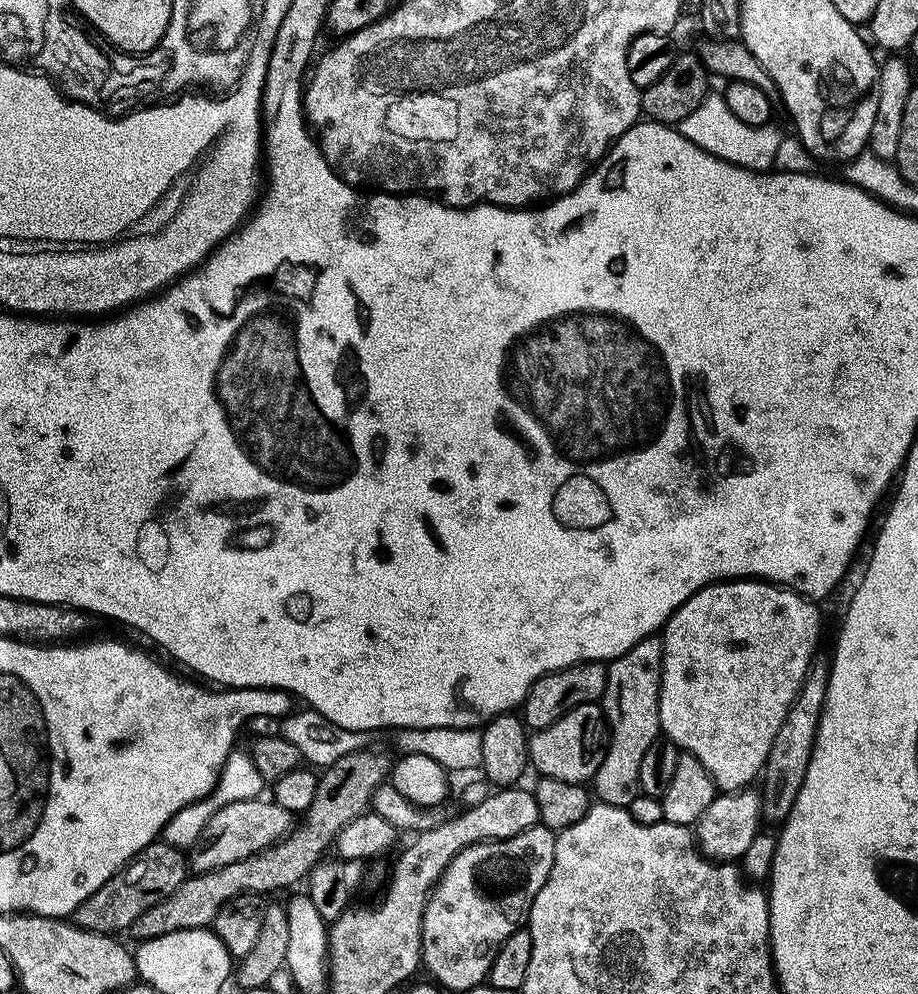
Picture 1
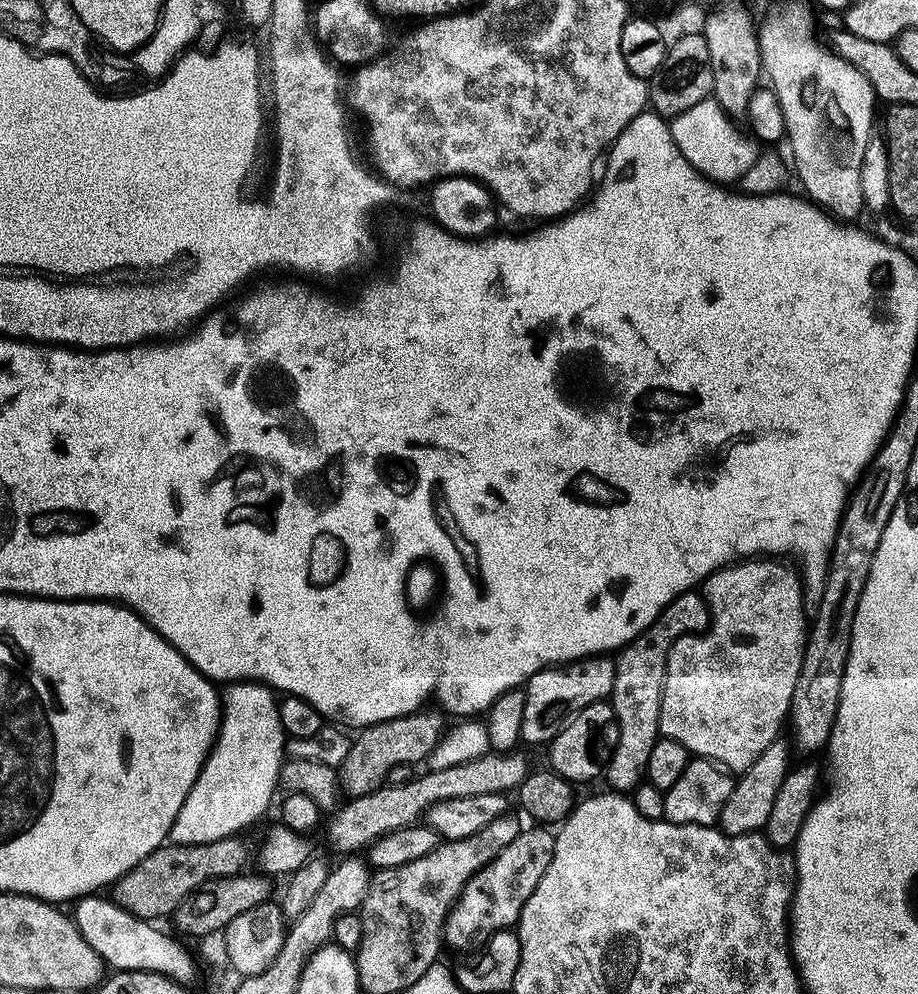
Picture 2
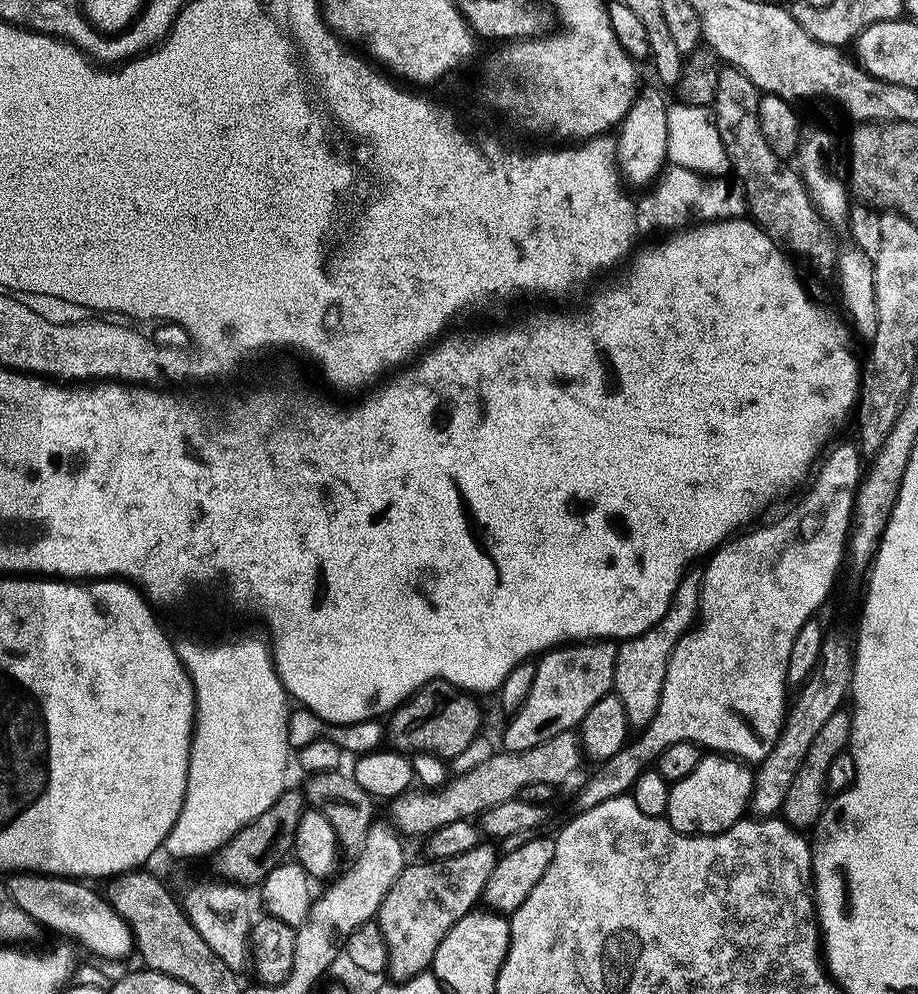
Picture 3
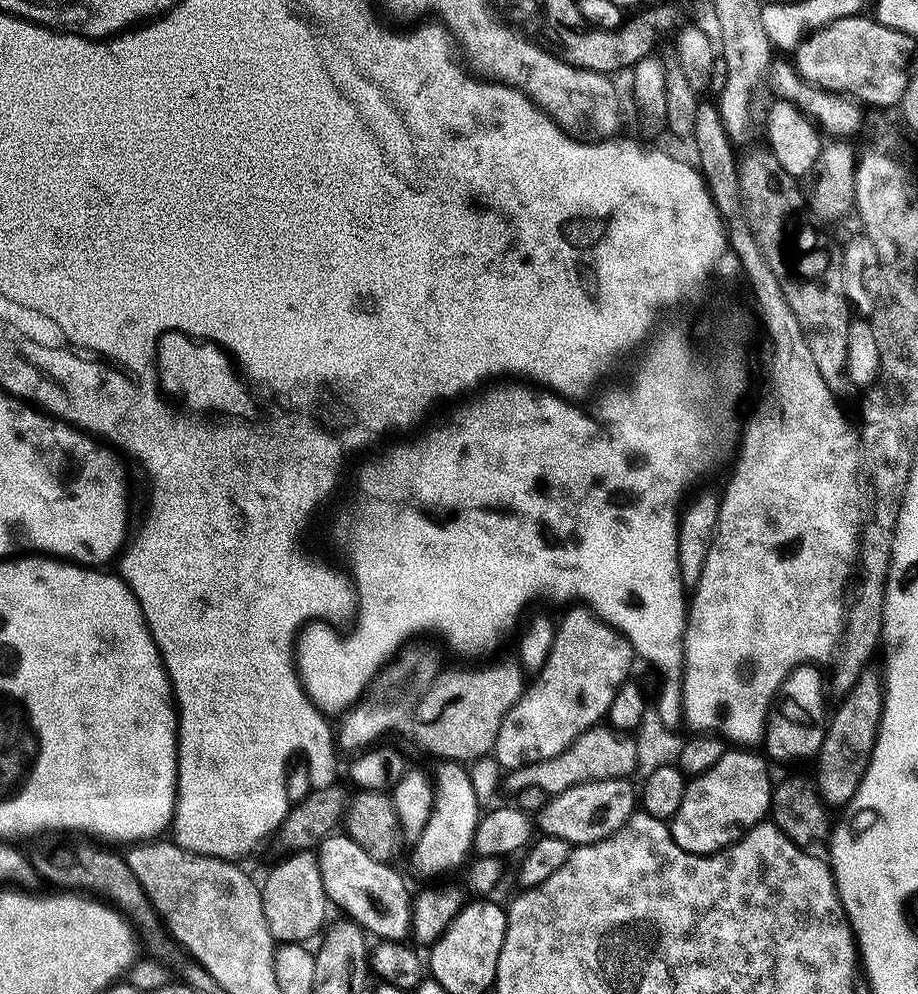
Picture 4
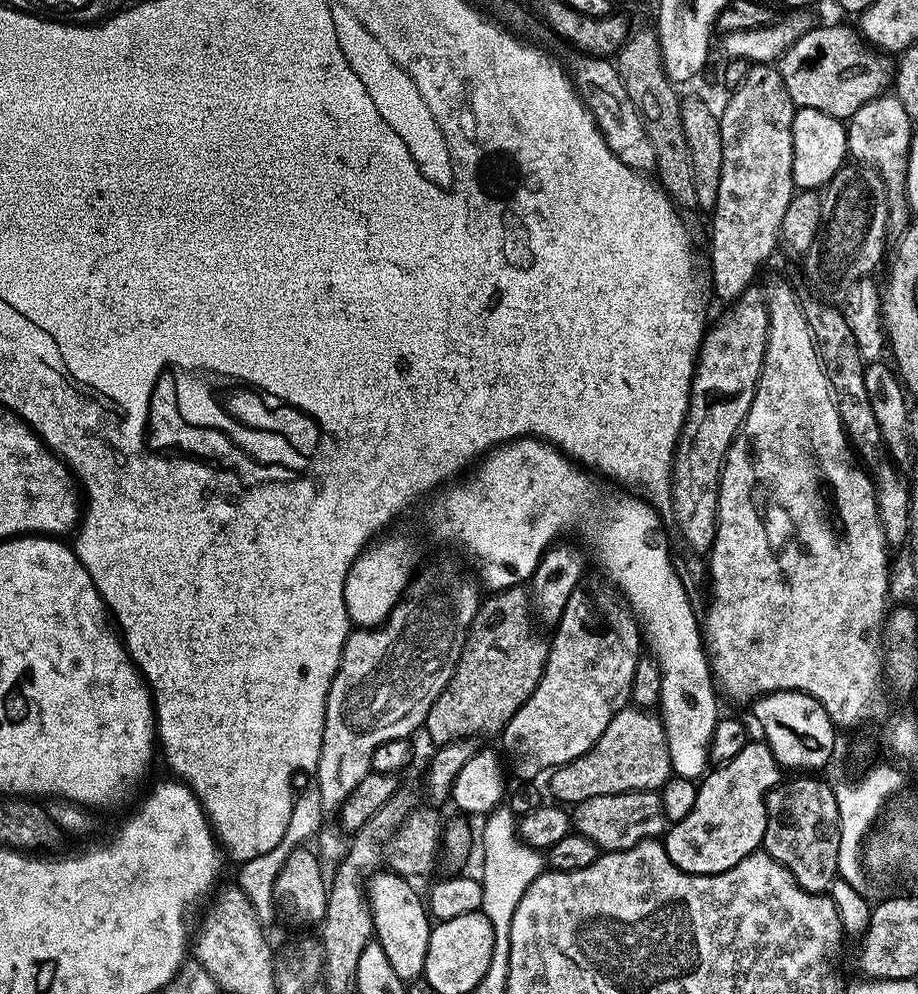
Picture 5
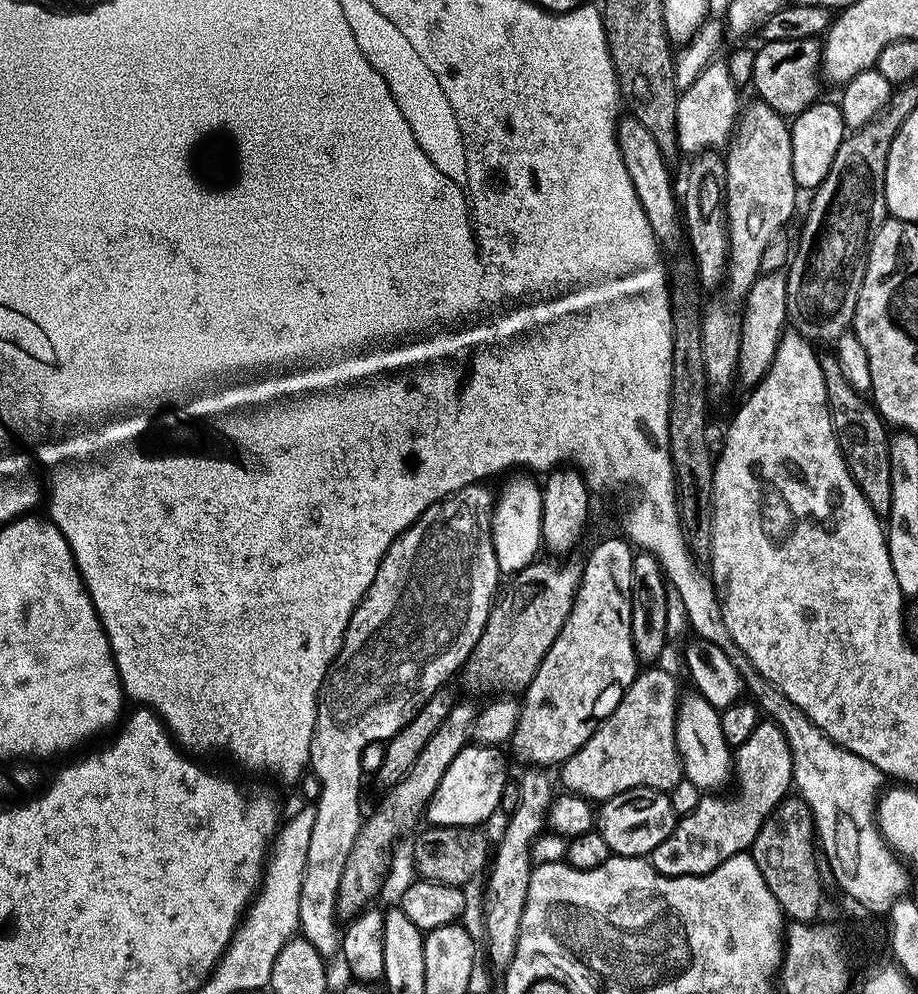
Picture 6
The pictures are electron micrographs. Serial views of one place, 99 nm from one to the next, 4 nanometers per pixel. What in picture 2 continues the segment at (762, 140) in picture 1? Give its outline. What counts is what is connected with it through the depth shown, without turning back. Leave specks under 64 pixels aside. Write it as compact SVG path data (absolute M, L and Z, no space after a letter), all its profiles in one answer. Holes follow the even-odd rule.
M714 98L673 119L670 127L672 140L696 171L705 179L724 186L739 183L740 178L757 164L762 155L759 145L750 136L748 138L737 129L739 127L735 121L722 110Z

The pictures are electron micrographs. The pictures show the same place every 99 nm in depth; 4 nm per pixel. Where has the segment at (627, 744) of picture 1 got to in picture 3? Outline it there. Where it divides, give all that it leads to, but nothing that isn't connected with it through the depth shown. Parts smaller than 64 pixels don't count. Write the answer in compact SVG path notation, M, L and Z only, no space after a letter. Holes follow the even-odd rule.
M703 571L685 572L670 602L670 610L666 612L666 618L646 634L635 636L633 640L625 640L617 647L618 662L614 674L616 683L614 695L622 698L622 706L626 706L626 718L633 729L646 730L654 722L658 714L658 706L662 706L662 690L666 686L670 658L678 642L682 642L682 638L696 627L700 619L700 595L703 585Z

